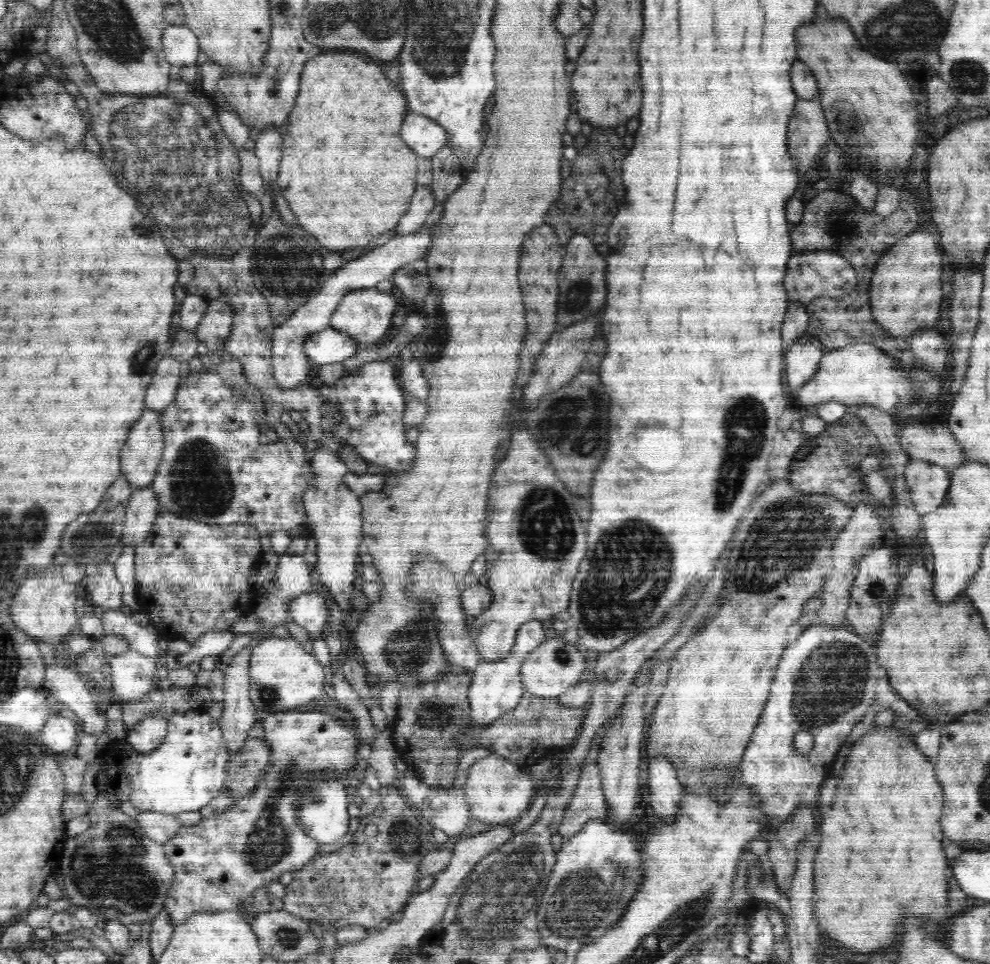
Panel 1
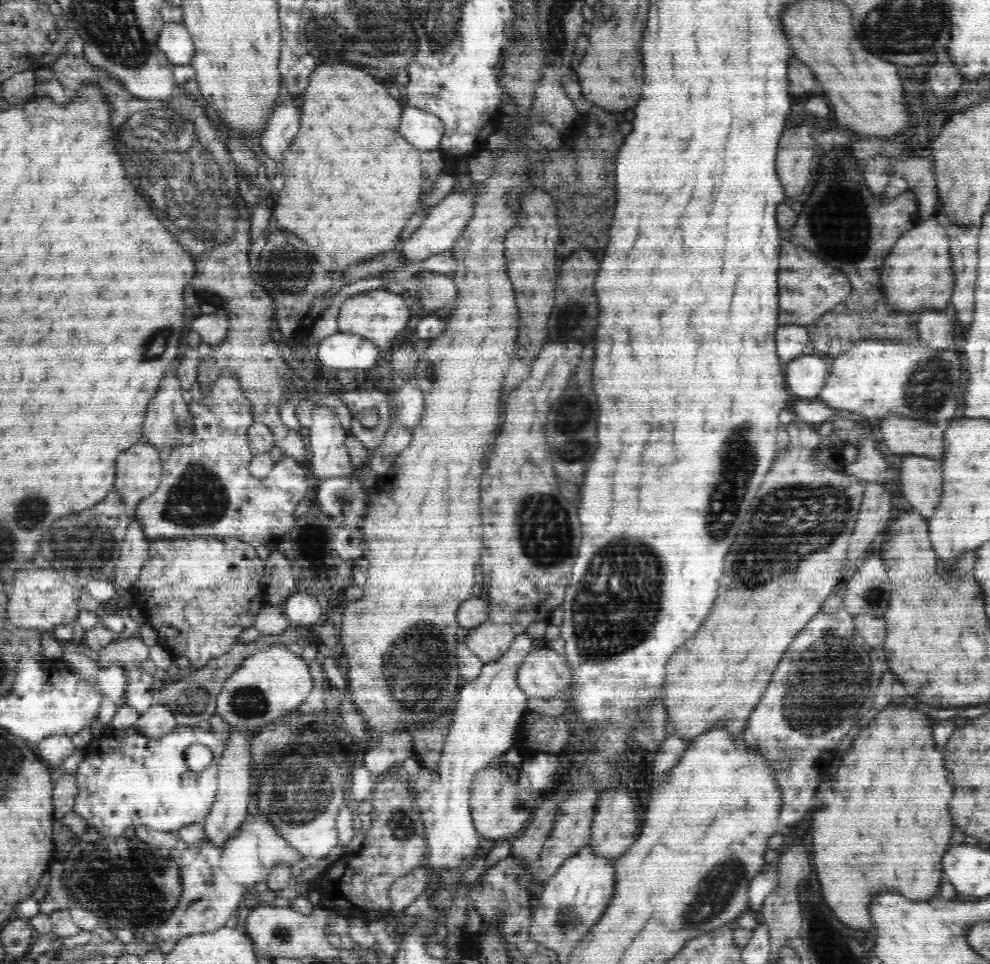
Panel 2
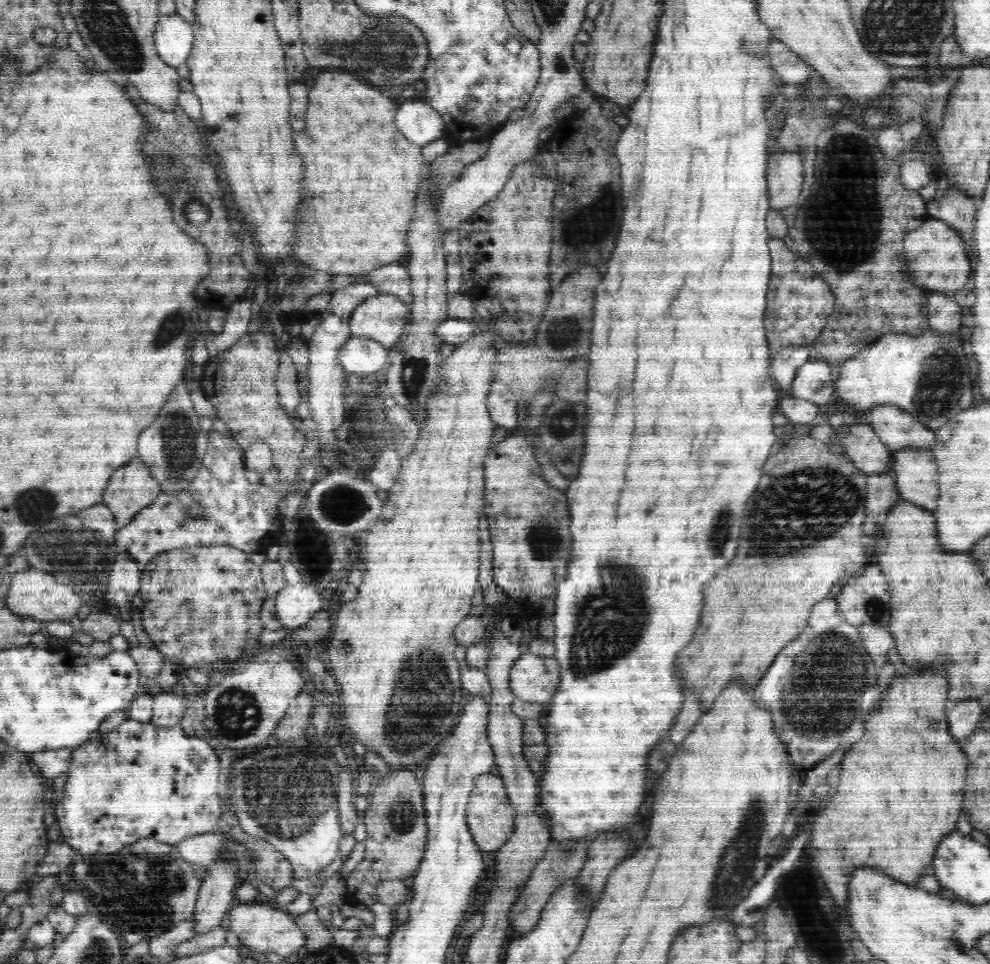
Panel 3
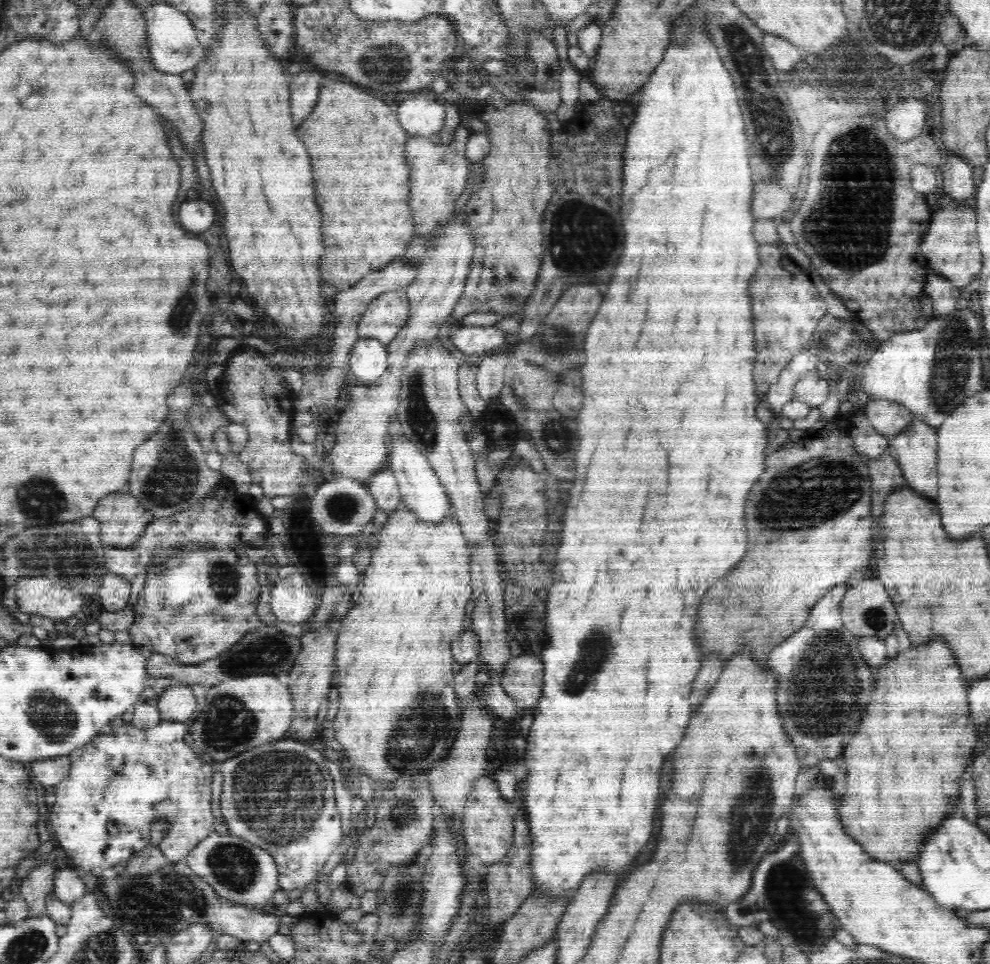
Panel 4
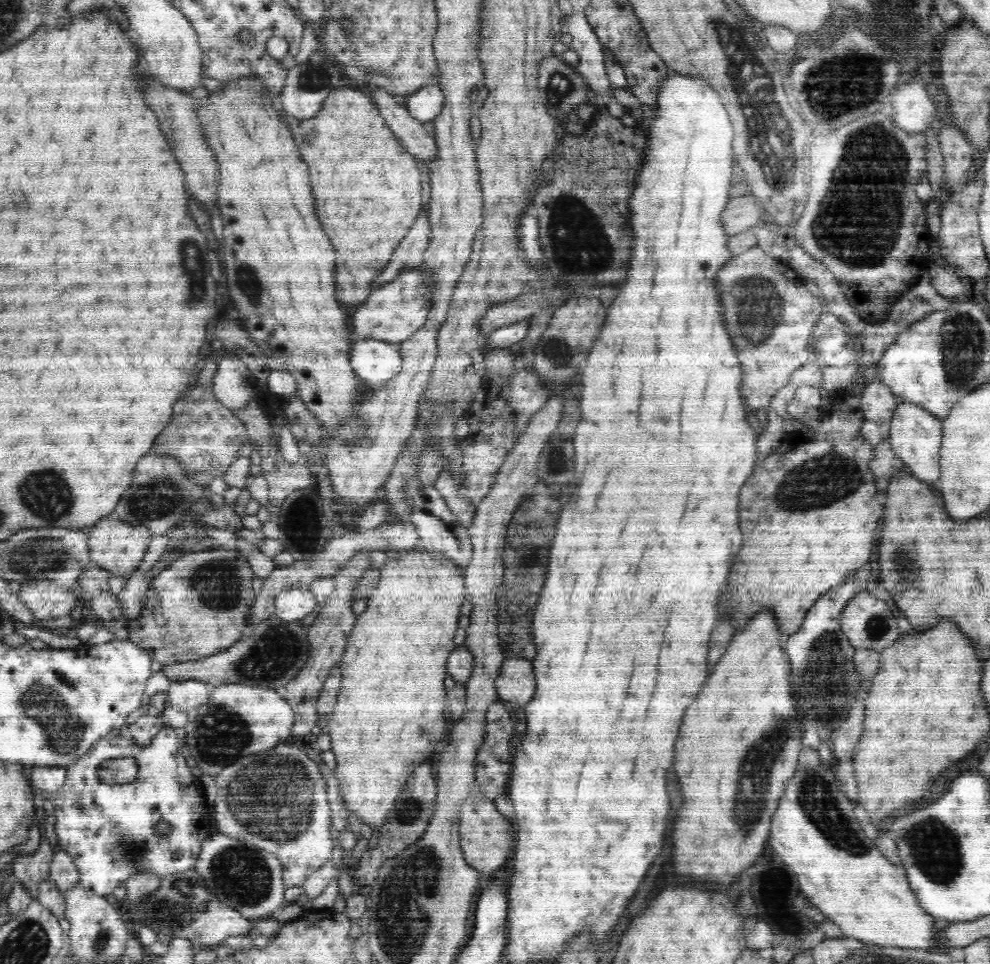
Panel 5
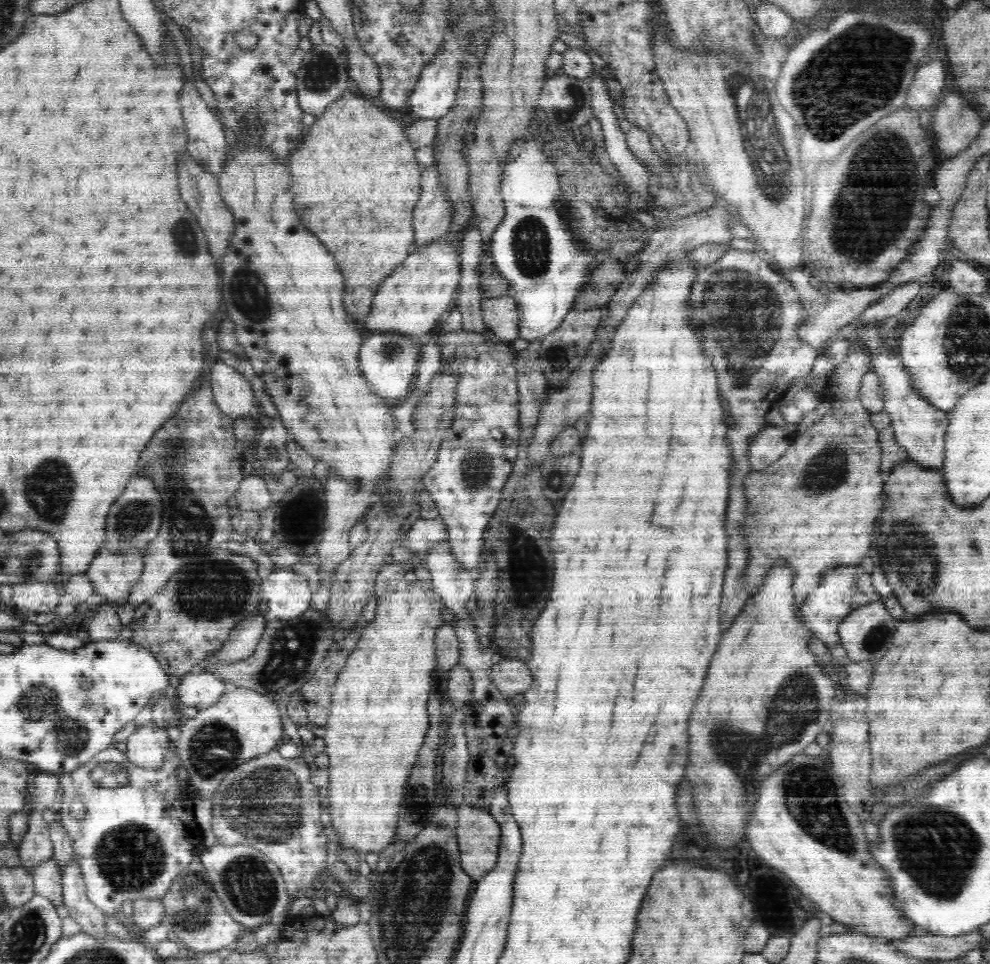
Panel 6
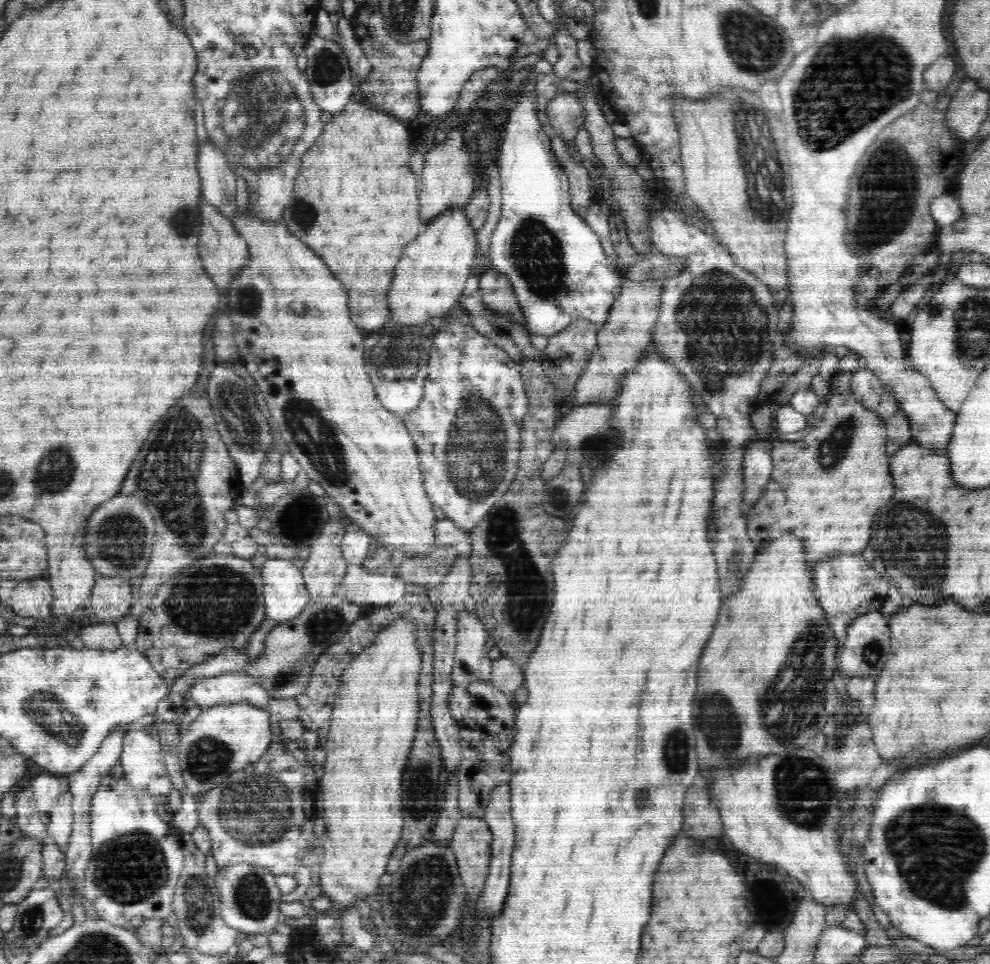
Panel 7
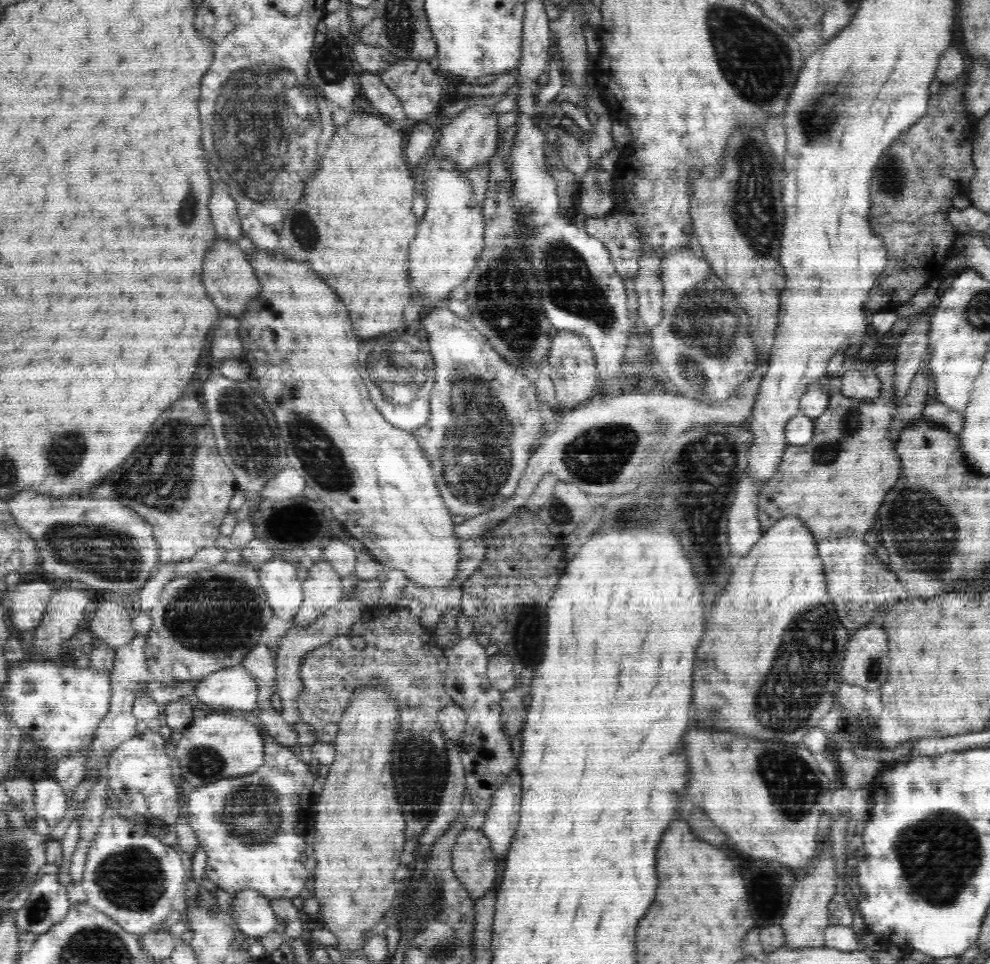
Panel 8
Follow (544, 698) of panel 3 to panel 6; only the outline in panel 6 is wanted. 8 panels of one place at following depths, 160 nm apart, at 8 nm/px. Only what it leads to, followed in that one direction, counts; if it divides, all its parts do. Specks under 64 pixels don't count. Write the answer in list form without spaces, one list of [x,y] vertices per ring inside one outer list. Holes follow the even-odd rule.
[[[494,659],[491,661],[492,680],[507,698],[529,690],[533,676],[529,666],[519,659]]]

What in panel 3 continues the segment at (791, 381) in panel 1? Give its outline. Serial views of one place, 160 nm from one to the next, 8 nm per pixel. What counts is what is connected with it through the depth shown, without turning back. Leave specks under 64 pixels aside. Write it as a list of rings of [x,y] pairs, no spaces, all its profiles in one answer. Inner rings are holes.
[[[822,358],[812,359],[802,364],[796,374],[788,396],[802,398],[818,406],[833,401],[835,382],[832,381],[830,363]]]

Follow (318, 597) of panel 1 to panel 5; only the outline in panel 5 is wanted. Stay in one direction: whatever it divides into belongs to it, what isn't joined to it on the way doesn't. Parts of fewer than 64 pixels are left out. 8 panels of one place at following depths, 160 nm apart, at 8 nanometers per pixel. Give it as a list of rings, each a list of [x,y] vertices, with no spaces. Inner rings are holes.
[[[308,587],[286,588],[273,599],[275,615],[289,623],[300,621],[319,606]]]

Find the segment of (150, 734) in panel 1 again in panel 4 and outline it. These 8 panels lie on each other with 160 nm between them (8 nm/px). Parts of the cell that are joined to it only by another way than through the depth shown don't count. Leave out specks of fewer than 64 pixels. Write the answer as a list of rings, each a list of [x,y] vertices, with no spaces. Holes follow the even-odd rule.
[[[172,684],[155,698],[162,721],[189,722],[196,715],[196,701],[191,685]]]

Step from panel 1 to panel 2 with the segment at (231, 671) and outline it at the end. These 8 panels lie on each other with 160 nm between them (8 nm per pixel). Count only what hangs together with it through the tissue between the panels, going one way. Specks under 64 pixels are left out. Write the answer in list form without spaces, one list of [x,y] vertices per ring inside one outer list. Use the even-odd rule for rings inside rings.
[[[230,726],[231,735],[227,738],[225,750],[220,759],[218,772],[218,794],[212,810],[206,815],[204,830],[209,841],[216,846],[222,846],[230,840],[232,834],[240,828],[246,818],[248,807],[253,800],[254,778],[250,778],[250,762],[252,762],[250,734],[236,730]]]

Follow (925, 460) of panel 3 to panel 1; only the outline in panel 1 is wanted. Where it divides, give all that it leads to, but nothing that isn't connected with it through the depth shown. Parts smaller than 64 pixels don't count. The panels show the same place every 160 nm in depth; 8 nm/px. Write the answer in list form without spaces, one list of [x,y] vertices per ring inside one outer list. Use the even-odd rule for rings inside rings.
[[[910,459],[904,472],[913,506],[919,514],[934,512],[944,502],[951,486],[951,472],[926,461]]]

